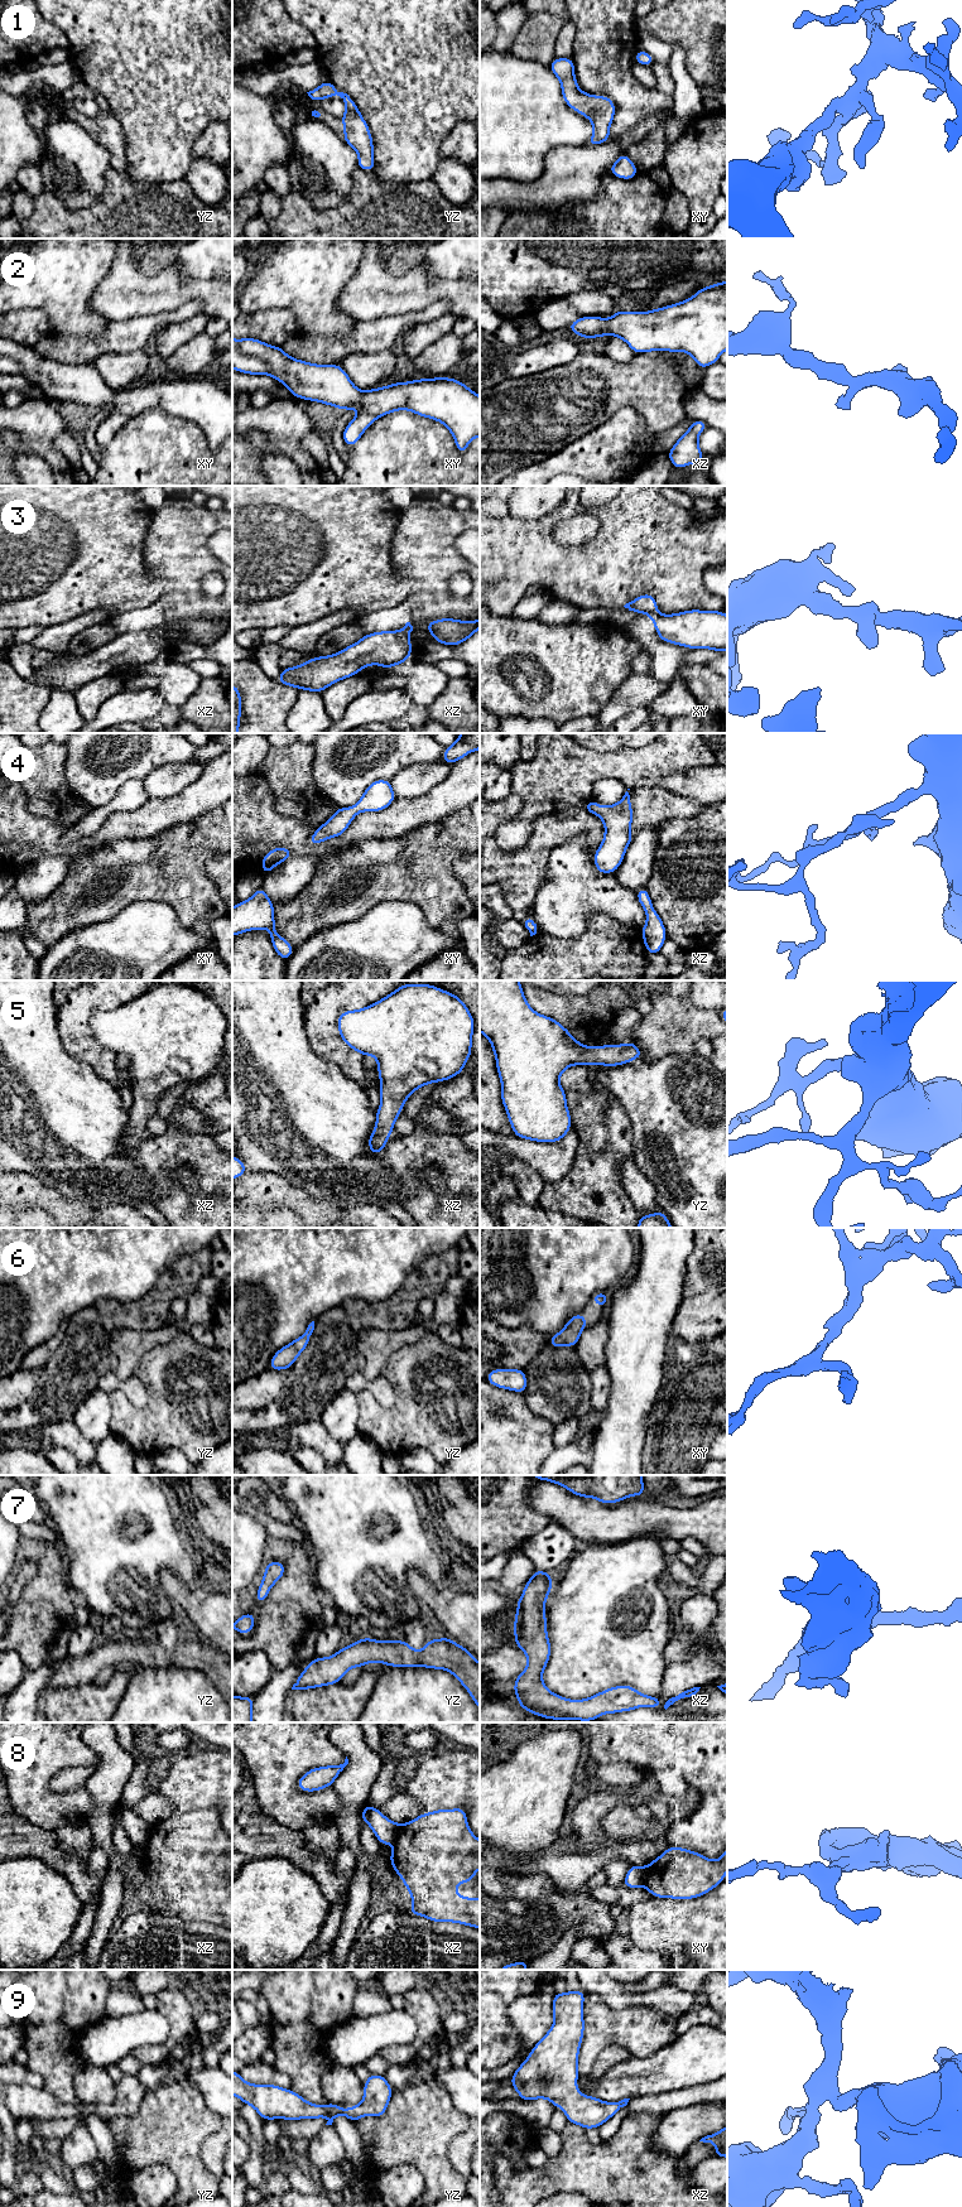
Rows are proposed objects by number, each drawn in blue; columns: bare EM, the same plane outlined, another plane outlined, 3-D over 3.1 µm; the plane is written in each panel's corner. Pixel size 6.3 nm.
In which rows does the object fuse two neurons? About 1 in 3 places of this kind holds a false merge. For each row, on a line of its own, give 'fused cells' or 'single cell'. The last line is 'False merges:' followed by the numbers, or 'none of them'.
1: single cell
2: single cell
3: single cell
4: single cell
5: single cell
6: single cell
7: single cell
8: fused cells
9: single cell
False merges: 8

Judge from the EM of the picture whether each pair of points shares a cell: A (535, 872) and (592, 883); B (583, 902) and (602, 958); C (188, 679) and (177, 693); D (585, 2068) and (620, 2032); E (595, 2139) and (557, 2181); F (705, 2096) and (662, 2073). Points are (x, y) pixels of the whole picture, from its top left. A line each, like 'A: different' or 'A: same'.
A: different
B: different
C: same
D: same
E: different
F: different

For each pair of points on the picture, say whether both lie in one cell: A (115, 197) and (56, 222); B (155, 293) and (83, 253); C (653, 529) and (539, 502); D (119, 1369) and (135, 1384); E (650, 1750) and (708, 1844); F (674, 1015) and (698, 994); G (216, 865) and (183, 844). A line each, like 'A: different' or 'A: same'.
A: same
B: different
C: different
D: different
E: same
F: different
G: different

